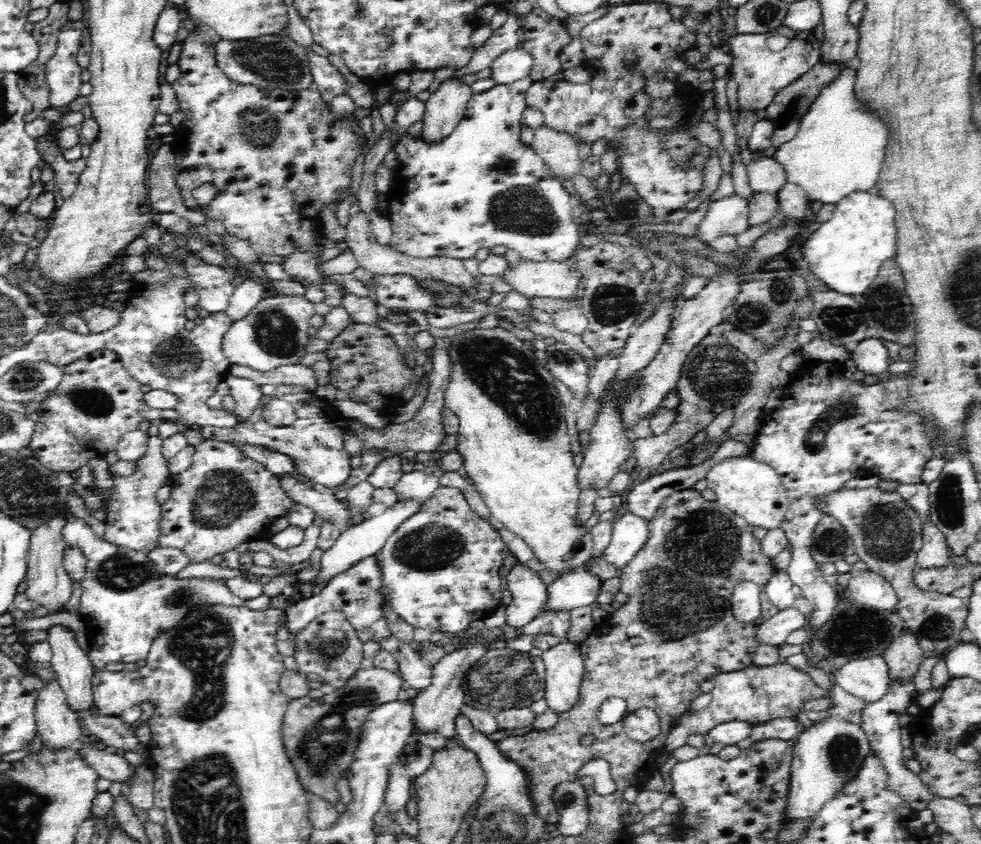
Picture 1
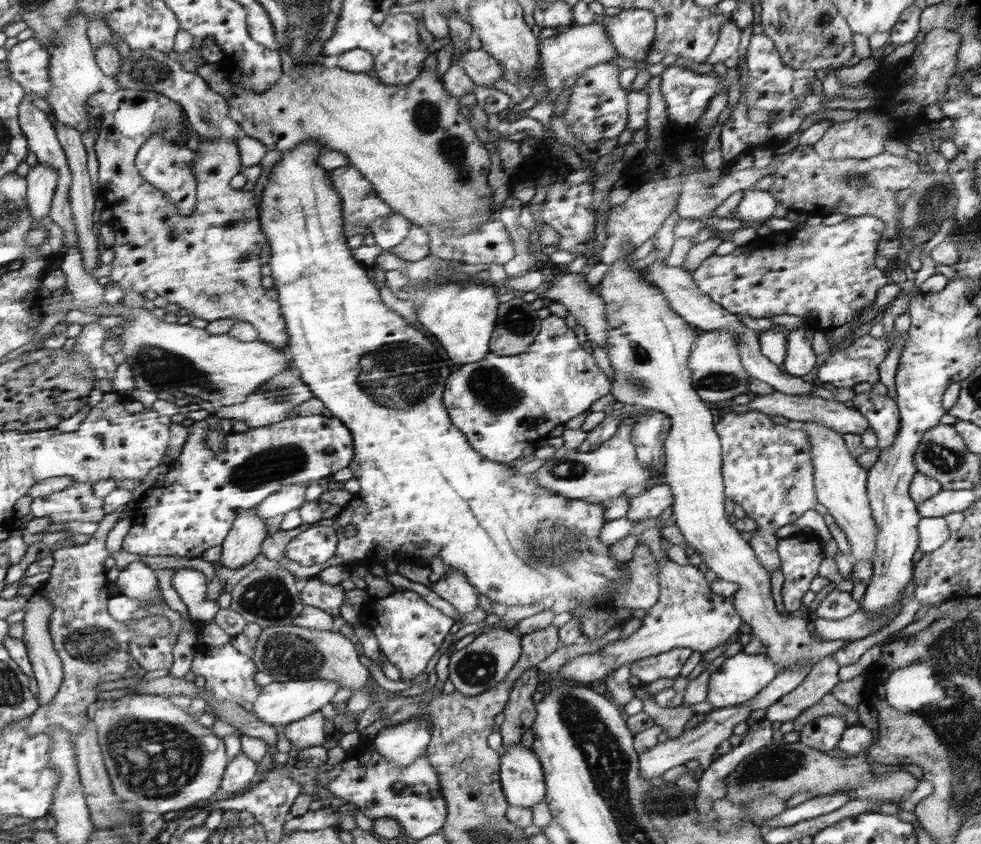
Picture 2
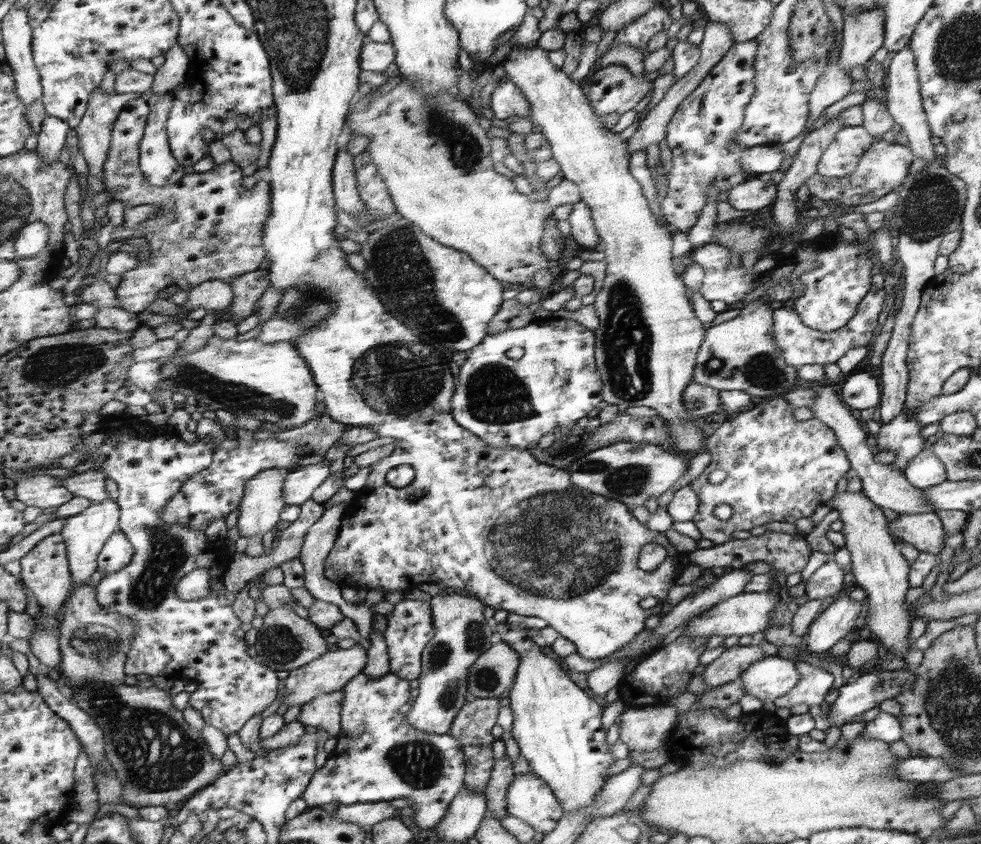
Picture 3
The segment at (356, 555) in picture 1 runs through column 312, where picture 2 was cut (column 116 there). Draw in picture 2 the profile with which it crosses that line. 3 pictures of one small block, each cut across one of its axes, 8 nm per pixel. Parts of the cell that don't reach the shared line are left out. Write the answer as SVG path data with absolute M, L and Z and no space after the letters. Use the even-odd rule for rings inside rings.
M142 561L130 562L120 569L115 583L120 594L145 603L161 597L155 570Z

